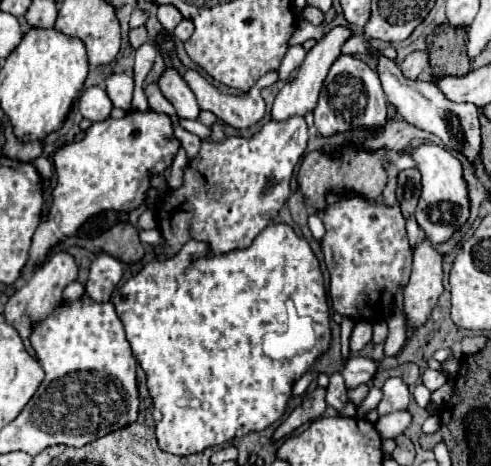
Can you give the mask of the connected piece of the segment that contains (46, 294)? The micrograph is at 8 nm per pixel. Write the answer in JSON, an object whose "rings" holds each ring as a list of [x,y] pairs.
{"rings":[[[65,252],[63,254],[53,254],[47,260],[47,264],[43,264],[31,276],[31,280],[27,280],[25,286],[17,288],[15,294],[7,300],[5,310],[3,310],[5,322],[11,324],[19,332],[19,336],[23,338],[27,350],[31,348],[31,342],[29,342],[29,324],[37,324],[37,320],[43,320],[45,316],[49,316],[49,312],[53,312],[53,308],[57,308],[57,304],[63,302],[61,294],[63,294],[65,286],[69,286],[75,278],[77,278],[77,264],[75,264],[75,260],[69,254],[65,254]]]}

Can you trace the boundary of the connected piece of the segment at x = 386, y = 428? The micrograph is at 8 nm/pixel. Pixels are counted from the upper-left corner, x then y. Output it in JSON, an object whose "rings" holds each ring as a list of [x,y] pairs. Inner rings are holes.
{"rings":[[[403,410],[403,412],[391,412],[391,414],[383,416],[377,422],[377,432],[383,438],[395,438],[395,436],[403,434],[409,424],[411,424],[411,416],[409,416],[407,410]]]}

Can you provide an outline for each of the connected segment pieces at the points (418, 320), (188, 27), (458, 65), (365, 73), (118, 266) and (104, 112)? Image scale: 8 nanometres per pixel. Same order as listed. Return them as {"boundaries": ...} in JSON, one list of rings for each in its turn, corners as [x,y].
{"boundaries":[[[[429,240],[419,244],[413,252],[413,272],[403,292],[403,314],[413,330],[429,320],[431,310],[443,292],[441,258],[443,256],[431,246]]],[[[181,20],[179,26],[173,30],[173,36],[181,42],[185,42],[193,34],[193,22],[191,20]]],[[[447,24],[437,26],[427,36],[427,54],[431,72],[435,76],[467,74],[471,62],[465,54],[465,42],[467,32],[463,28],[451,28]]],[[[341,54],[321,88],[321,96],[317,102],[317,108],[313,112],[315,116],[315,128],[319,136],[333,136],[349,130],[369,130],[371,134],[377,134],[383,130],[387,122],[387,98],[381,88],[381,80],[375,70],[371,70],[363,60]]],[[[97,254],[97,258],[91,262],[89,268],[89,280],[85,292],[95,302],[107,302],[121,276],[123,276],[123,264],[119,260],[115,260],[109,254]]],[[[99,86],[85,90],[83,96],[79,98],[79,112],[81,112],[83,118],[87,118],[91,122],[107,120],[111,108],[113,108],[113,104],[111,104],[107,92]]]]}

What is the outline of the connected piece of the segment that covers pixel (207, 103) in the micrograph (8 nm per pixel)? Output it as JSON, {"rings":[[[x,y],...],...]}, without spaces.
{"rings":[[[187,70],[183,80],[193,90],[197,104],[201,110],[211,110],[219,120],[225,120],[233,128],[249,128],[259,122],[265,114],[265,102],[261,98],[263,84],[261,82],[277,82],[277,72],[265,74],[247,94],[243,96],[229,96],[219,92],[213,84],[209,84],[201,74],[195,70]]]}

